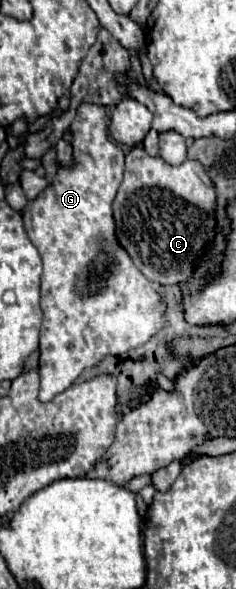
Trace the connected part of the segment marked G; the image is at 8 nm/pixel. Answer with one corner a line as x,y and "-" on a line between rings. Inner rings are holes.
82,103
76,111
76,117
70,125
70,135
72,135
72,155
74,155
74,161
72,161
72,167
64,167
60,165
58,167
58,173
54,177
54,181
50,185
46,185
36,199
28,201
26,207
22,209
22,219
24,219
24,227
26,227
26,233
32,241
32,245
38,249
40,257
42,257
42,263
44,263
44,273
42,273
42,313
44,313
44,319
42,319
42,333
40,333
40,359
38,359
38,373
40,373
40,401
52,401
52,397
56,397
58,393
62,393
64,389
68,389
74,379
78,379
86,369
94,367
102,357
106,355
122,355
124,351
128,349
134,349
142,343
146,343
162,325
164,325
164,305
160,303
160,297
158,293
152,289
152,283
136,269
136,265
132,263
130,255
126,253
126,249
118,243
118,237
116,237
116,223
114,223
114,209
112,209
112,203
114,203
114,197
116,197
116,191
122,183
122,177
124,177
124,151
118,143
114,143
110,137
108,137
108,113
106,113
106,107
104,105
92,105
92,103

